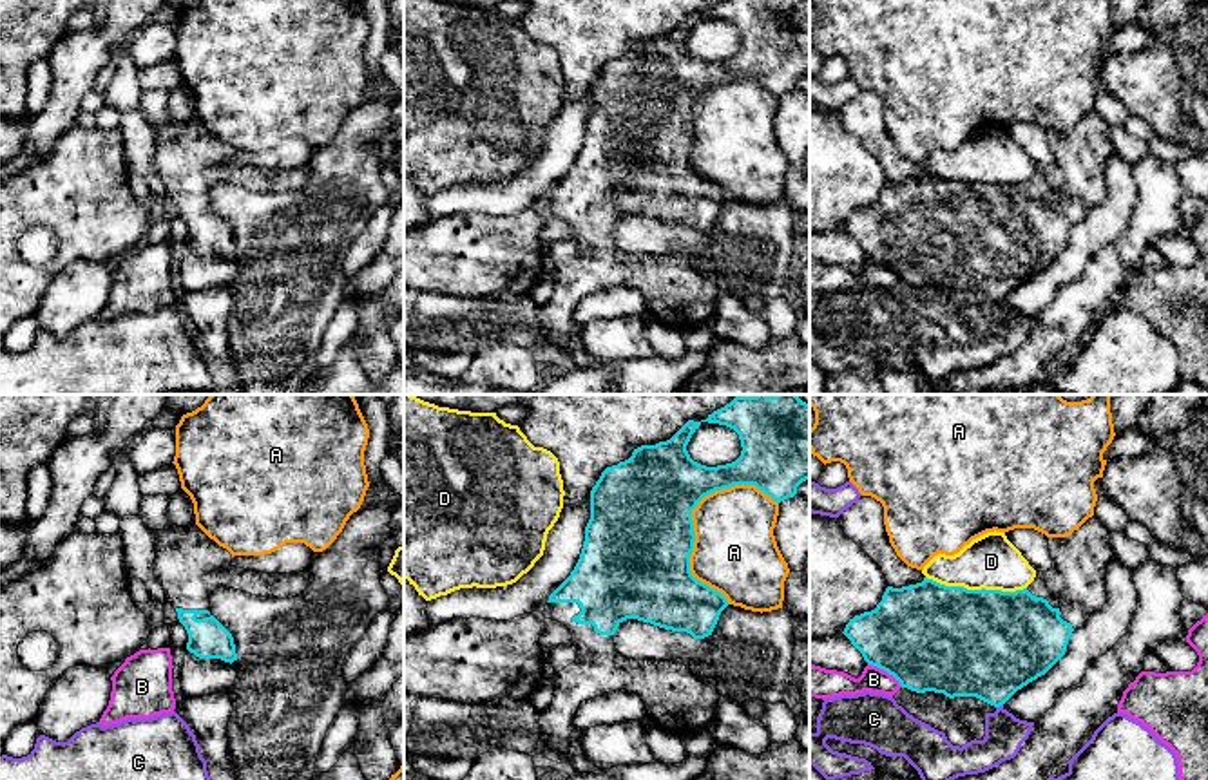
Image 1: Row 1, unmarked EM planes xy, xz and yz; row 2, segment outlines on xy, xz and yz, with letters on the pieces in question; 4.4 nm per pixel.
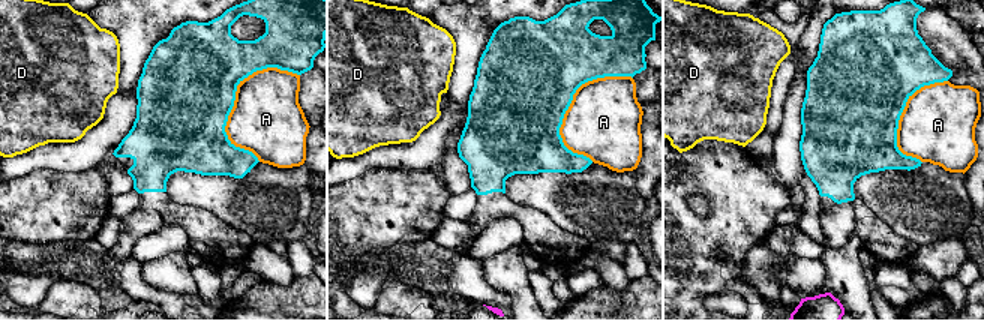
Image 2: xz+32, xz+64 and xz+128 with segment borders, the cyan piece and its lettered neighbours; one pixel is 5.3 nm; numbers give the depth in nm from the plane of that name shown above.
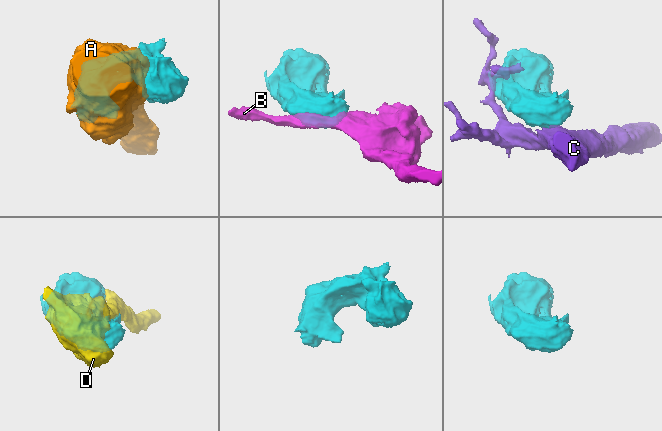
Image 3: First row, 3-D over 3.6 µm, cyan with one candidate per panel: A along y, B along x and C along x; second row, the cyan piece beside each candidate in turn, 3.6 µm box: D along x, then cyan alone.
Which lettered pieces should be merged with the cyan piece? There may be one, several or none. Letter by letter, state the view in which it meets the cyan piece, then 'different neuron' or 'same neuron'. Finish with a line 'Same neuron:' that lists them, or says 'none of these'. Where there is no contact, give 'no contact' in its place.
A: meets cyan in xz; different neuron
B: meets cyan in yz; different neuron
C: meets cyan in yz; different neuron
D: meets cyan in yz; different neuron
Same neuron: none of these

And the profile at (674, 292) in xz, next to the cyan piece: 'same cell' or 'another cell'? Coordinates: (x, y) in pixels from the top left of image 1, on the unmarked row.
same cell

